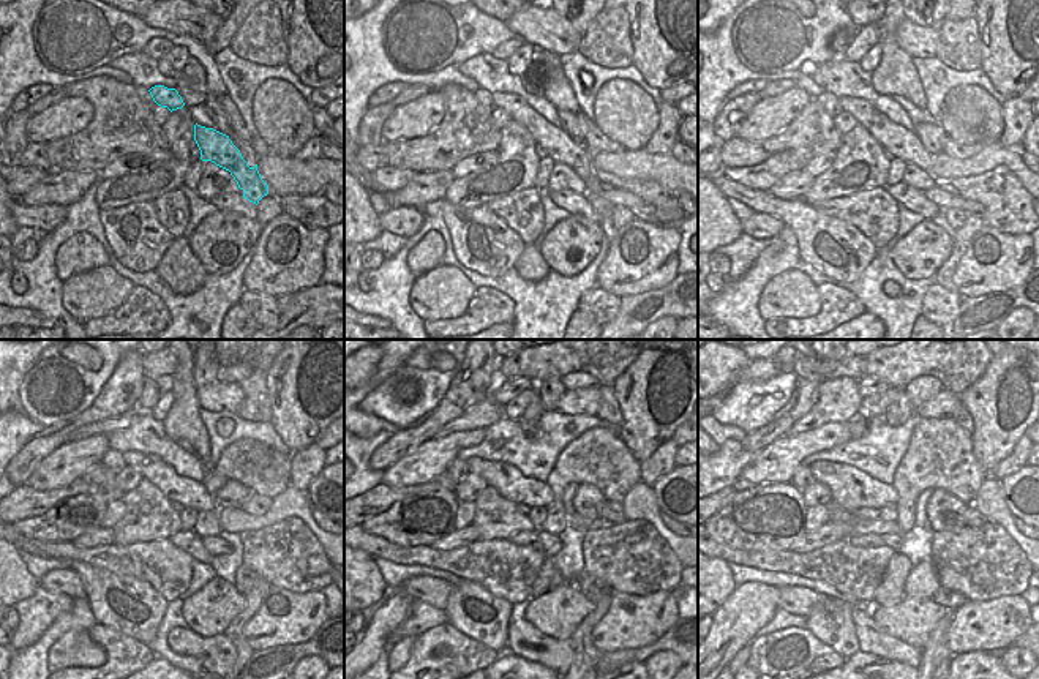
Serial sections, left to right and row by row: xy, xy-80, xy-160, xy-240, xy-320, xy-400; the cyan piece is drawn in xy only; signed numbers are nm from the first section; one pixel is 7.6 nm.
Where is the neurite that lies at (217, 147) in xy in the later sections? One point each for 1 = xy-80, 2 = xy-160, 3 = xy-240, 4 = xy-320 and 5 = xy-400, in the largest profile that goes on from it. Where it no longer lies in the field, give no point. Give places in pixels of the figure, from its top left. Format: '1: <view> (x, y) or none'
1: xy-80 (551, 141)
2: xy-160 (897, 141)
3: xy-240 (188, 493)
4: xy-320 (510, 483)
5: xy-400 (851, 488)

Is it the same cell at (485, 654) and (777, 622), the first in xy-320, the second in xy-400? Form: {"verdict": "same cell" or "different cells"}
{"verdict": "different cells"}

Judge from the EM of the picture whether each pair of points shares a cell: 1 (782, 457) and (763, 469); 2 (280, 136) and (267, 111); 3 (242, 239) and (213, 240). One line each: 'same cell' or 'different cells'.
1: same cell
2: same cell
3: same cell

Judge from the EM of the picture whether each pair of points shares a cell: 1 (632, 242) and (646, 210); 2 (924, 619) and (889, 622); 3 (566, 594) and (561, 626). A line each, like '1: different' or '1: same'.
1: different
2: same
3: same

